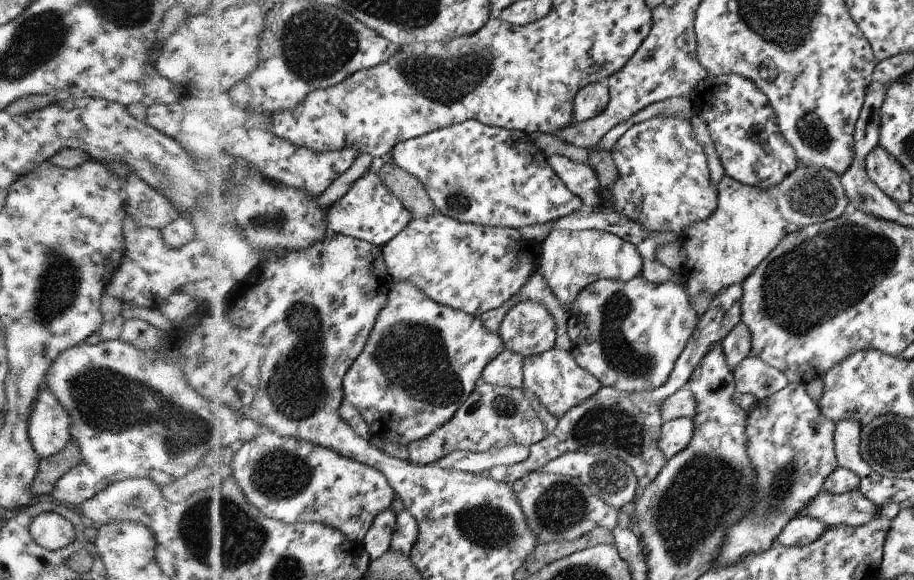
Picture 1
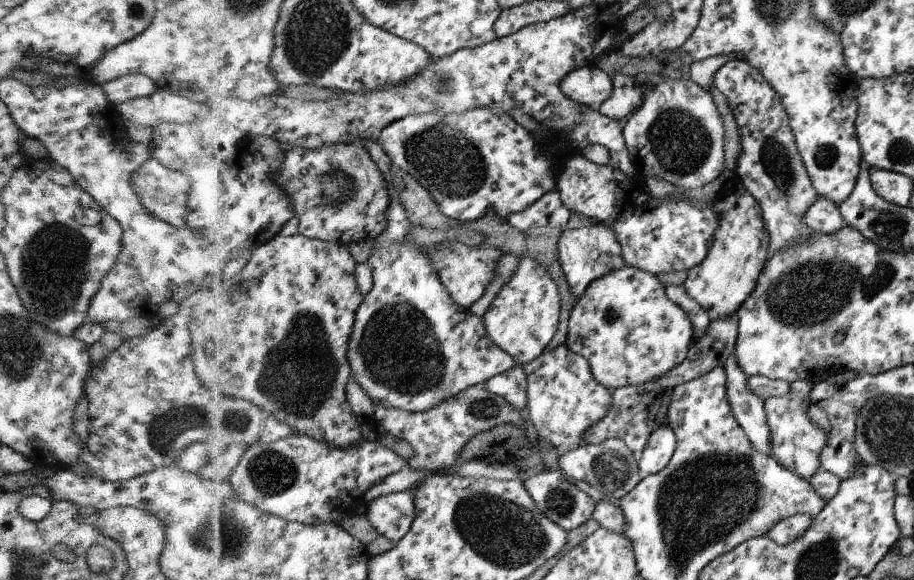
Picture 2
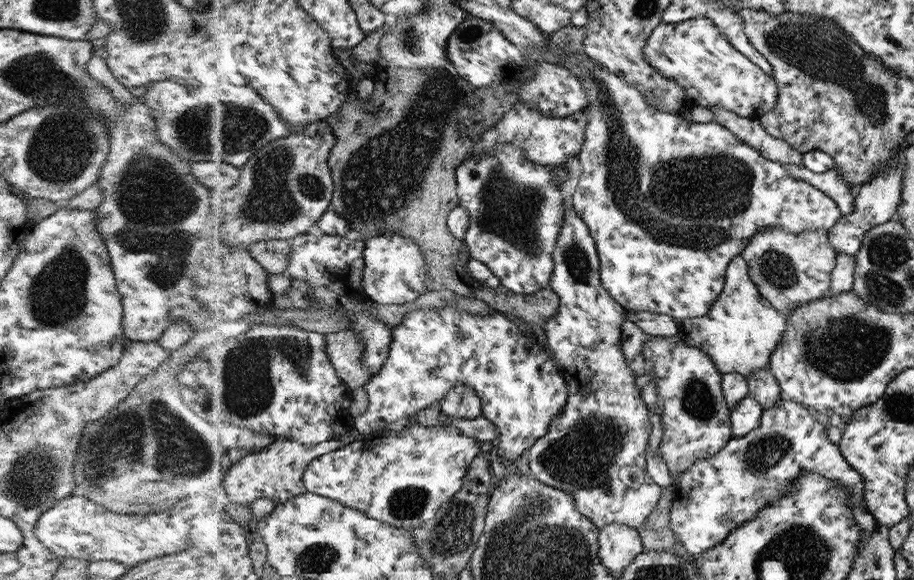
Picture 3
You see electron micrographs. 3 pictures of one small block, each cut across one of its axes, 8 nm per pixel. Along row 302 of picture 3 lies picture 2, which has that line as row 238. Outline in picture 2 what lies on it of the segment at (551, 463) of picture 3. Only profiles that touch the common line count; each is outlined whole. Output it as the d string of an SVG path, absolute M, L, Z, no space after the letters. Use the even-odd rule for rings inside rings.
M605 225L563 228L556 244L556 253L565 282L576 300L582 296L591 282L625 266L619 238L611 227Z

